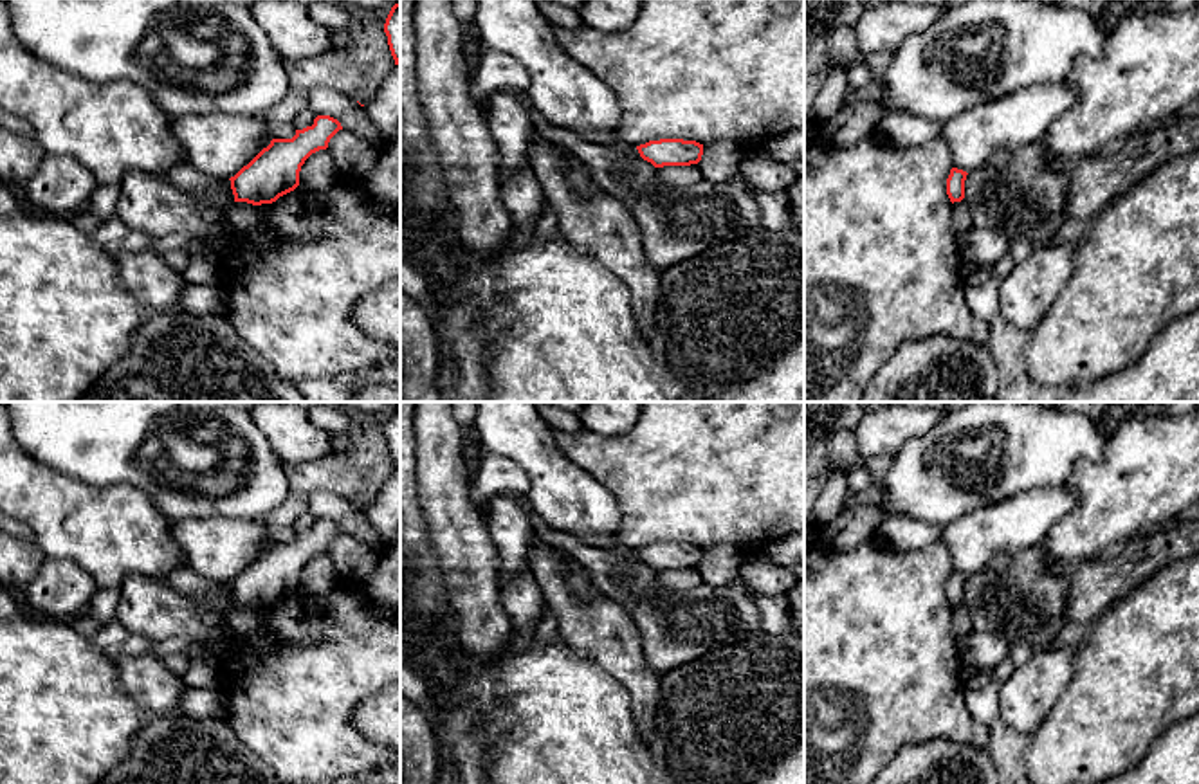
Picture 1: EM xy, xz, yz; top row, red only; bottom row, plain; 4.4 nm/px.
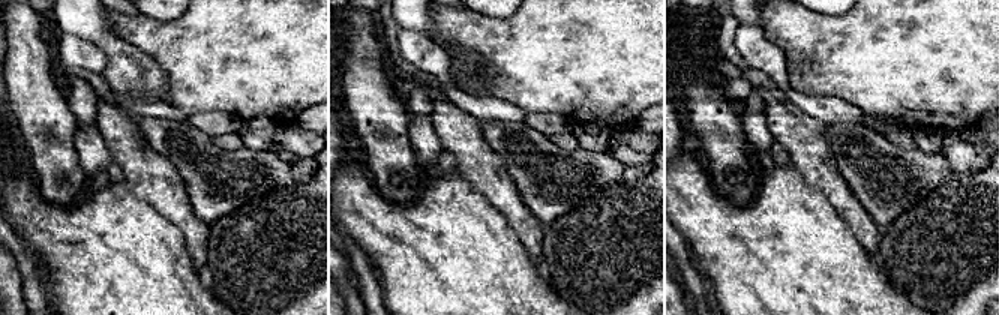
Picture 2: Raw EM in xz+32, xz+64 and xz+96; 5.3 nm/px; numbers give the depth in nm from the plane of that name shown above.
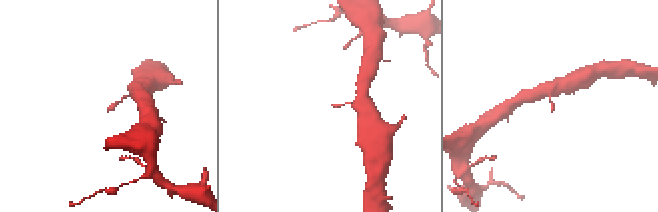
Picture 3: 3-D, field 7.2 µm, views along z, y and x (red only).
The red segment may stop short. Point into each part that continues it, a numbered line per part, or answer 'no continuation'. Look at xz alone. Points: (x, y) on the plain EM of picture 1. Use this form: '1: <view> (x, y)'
no continuation

